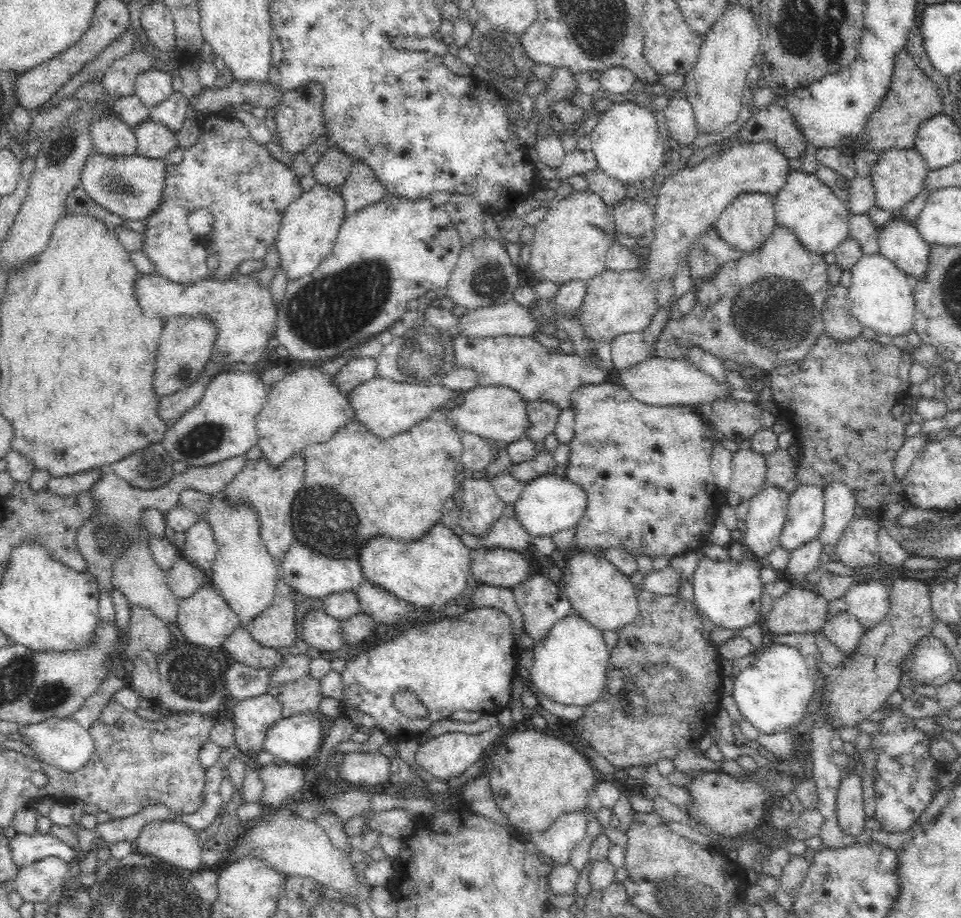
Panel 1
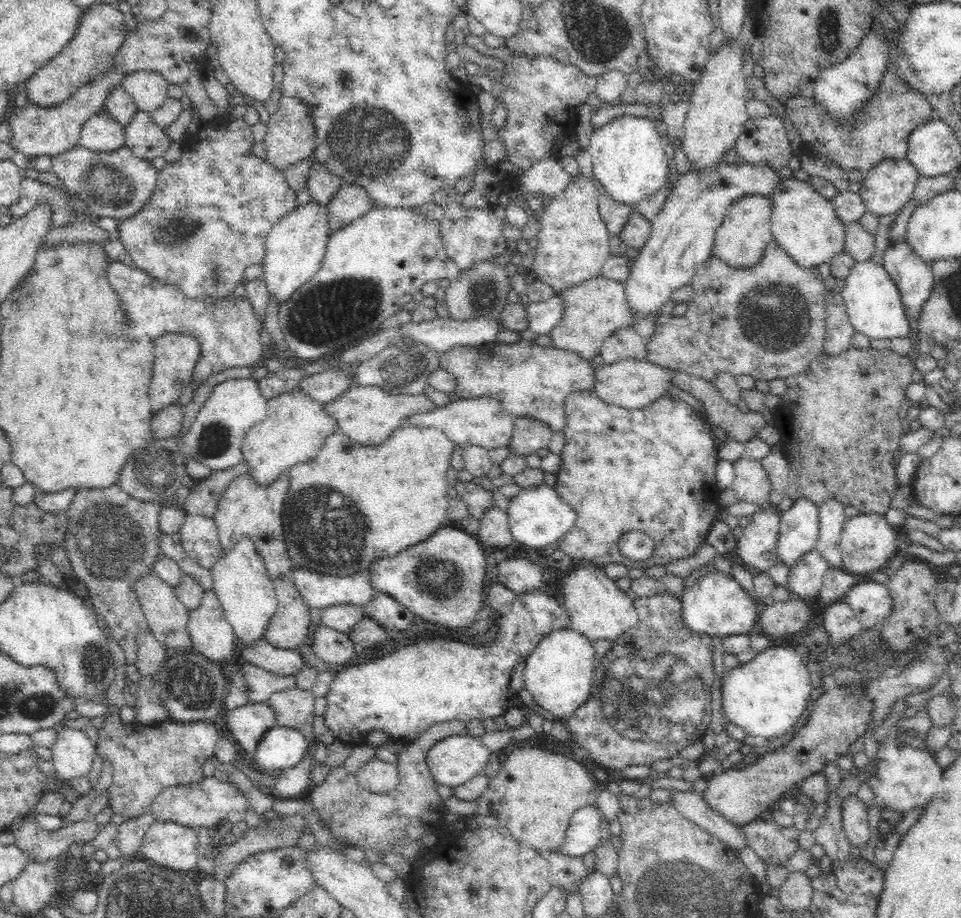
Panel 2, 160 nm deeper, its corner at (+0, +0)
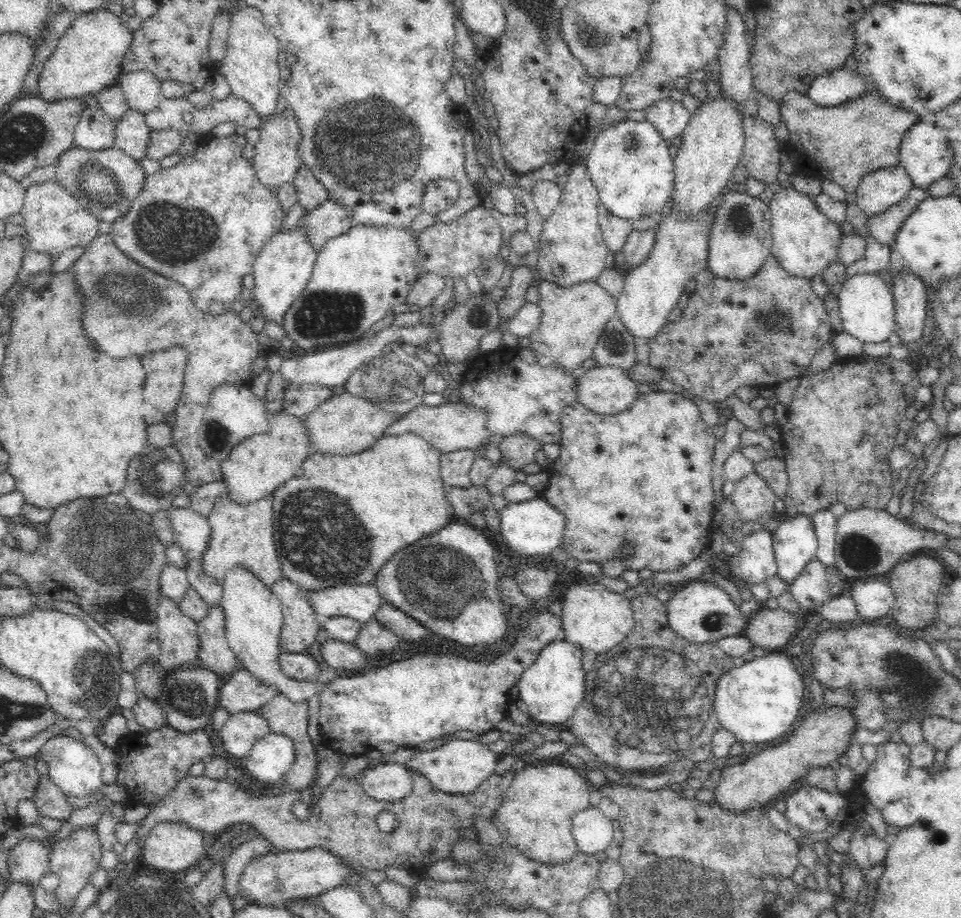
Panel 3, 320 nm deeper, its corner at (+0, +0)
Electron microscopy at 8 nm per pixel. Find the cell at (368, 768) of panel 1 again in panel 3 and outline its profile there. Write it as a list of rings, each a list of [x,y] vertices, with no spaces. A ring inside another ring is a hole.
[[[398,762],[363,770],[360,776],[364,793],[376,801],[399,802],[413,790],[410,770]]]

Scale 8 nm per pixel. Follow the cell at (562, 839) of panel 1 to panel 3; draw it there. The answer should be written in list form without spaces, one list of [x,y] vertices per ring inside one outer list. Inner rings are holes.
[[[598,807],[578,812],[572,822],[572,833],[579,852],[589,855],[604,852],[613,844],[615,825]]]

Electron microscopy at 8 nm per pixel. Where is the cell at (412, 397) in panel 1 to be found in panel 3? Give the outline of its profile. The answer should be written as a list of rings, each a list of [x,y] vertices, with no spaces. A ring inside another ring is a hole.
[[[344,392],[340,396],[334,395],[326,402],[322,402],[304,419],[312,452],[354,454],[370,448],[381,436],[385,435],[386,428],[400,417],[402,415],[383,410],[377,402]]]

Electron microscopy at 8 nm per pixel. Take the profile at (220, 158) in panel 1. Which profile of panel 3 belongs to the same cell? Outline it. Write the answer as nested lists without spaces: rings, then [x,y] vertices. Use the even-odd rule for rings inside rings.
[[[218,132],[215,136],[211,134],[203,136],[198,148],[196,148],[192,156],[181,157],[175,166],[167,169],[162,169],[161,167],[153,174],[145,176],[142,190],[132,201],[130,208],[120,218],[114,220],[110,232],[112,240],[116,243],[116,246],[126,254],[126,256],[129,256],[130,259],[134,260],[137,264],[145,266],[145,268],[148,268],[165,278],[170,278],[170,280],[174,280],[174,282],[178,284],[182,284],[182,286],[188,290],[193,304],[202,313],[210,314],[212,316],[218,316],[219,314],[232,310],[236,298],[241,296],[244,276],[253,275],[253,266],[257,260],[259,252],[262,250],[262,246],[264,246],[274,234],[280,231],[282,220],[284,220],[284,217],[286,216],[278,202],[276,191],[272,188],[263,186],[256,176],[256,171],[254,170],[252,163],[242,157],[241,150],[246,143],[247,140],[245,135],[238,136],[236,133],[225,135]]]

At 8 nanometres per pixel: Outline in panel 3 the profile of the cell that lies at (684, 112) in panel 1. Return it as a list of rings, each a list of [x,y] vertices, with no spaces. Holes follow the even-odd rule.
[[[664,99],[653,102],[644,110],[645,119],[651,122],[664,140],[680,136],[688,122],[690,122],[690,112],[686,110],[681,101]]]

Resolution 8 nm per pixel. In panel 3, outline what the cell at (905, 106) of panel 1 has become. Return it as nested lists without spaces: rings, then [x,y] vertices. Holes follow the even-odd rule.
[[[868,89],[860,96],[844,104],[826,107],[810,100],[806,93],[787,92],[779,102],[780,118],[789,130],[788,153],[795,160],[795,172],[805,177],[820,177],[833,180],[847,193],[855,192],[859,182],[878,168],[890,168],[899,164],[899,148],[906,131],[920,120],[920,116],[905,108],[887,102],[877,90]]]

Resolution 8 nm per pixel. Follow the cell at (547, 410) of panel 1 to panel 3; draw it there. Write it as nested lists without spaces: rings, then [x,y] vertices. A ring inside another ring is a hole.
[[[519,432],[497,441],[501,451],[501,460],[514,470],[523,470],[527,464],[535,462],[536,452],[542,450],[542,444],[537,441],[537,438]]]

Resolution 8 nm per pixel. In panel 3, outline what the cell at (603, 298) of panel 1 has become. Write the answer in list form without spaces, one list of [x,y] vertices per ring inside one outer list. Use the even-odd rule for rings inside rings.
[[[546,280],[540,282],[540,300],[536,304],[542,311],[538,330],[530,334],[530,349],[540,366],[559,364],[564,372],[577,371],[580,364],[593,358],[593,351],[604,332],[604,326],[616,315],[618,300],[612,299],[595,280],[565,288]]]

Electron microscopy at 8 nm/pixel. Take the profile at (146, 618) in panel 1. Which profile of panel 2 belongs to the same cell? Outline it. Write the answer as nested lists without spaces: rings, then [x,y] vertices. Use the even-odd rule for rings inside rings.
[[[150,629],[138,632],[136,641],[138,641],[138,650],[135,666],[141,678],[148,678],[148,676],[156,678],[166,660],[166,647],[158,642]]]

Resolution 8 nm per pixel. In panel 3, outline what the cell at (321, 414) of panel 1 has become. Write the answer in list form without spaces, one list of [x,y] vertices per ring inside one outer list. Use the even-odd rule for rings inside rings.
[[[284,413],[270,414],[268,416],[269,426],[264,434],[258,434],[246,438],[240,444],[237,444],[227,456],[225,461],[221,462],[221,480],[226,483],[227,495],[238,504],[248,504],[248,502],[256,502],[264,498],[266,494],[276,491],[278,486],[282,486],[286,480],[294,478],[303,460],[308,458],[312,452],[311,442],[307,435],[307,428],[305,427],[305,419],[302,416],[292,416]]]

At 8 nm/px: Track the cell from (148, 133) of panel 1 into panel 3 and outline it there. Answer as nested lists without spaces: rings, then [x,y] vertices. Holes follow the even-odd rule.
[[[129,108],[122,118],[116,121],[113,146],[140,161],[146,154],[151,132],[144,114]]]

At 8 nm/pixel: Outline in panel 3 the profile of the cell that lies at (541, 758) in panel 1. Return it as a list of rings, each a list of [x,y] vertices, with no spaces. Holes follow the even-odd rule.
[[[549,761],[530,762],[515,774],[498,811],[490,819],[508,844],[530,860],[540,864],[568,862],[579,852],[572,833],[572,822],[578,812],[591,808],[589,794],[593,786],[570,765]]]

